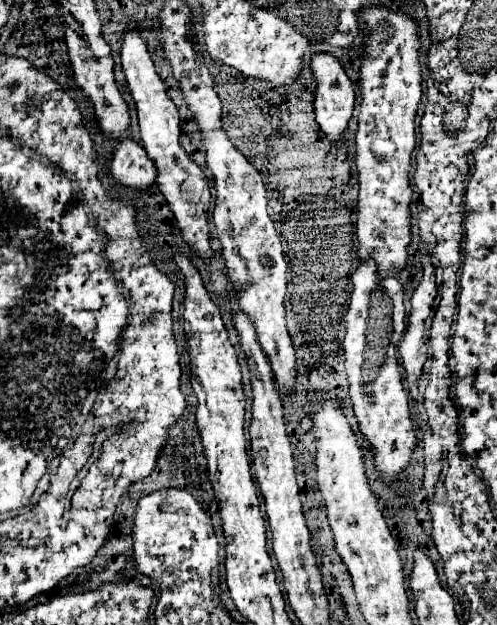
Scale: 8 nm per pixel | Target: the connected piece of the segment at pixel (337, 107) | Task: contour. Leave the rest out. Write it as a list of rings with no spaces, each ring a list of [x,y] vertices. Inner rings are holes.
[[[316,54],[312,58],[312,74],[318,80],[316,100],[314,100],[316,122],[320,124],[320,130],[328,136],[328,140],[338,142],[338,140],[342,140],[342,136],[344,136],[344,132],[348,128],[348,122],[352,118],[352,110],[354,110],[354,102],[356,102],[354,86],[350,82],[350,78],[346,76],[342,64],[330,54]]]

